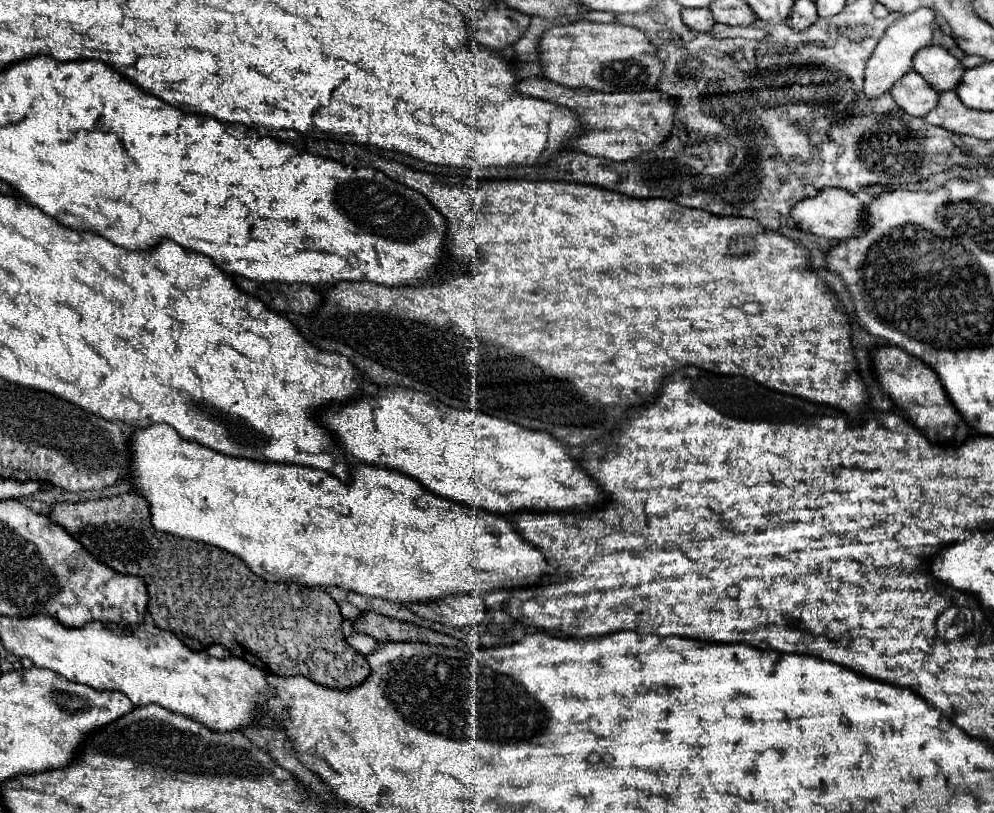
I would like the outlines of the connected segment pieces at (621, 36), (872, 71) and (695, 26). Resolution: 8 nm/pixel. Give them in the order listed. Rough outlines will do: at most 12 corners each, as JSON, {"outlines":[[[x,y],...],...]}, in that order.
{"outlines":[[[548,28],[546,80],[598,92],[656,86],[662,62],[638,28]],[[920,8],[888,26],[866,62],[864,94],[882,96],[932,44],[936,16]],[[684,8],[690,30],[712,32],[716,24],[708,8]]]}

